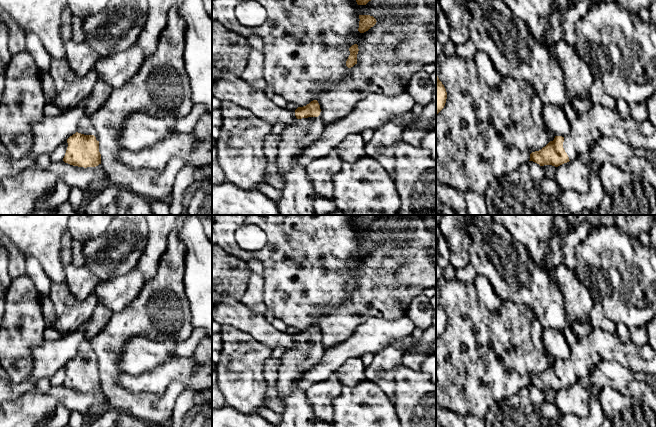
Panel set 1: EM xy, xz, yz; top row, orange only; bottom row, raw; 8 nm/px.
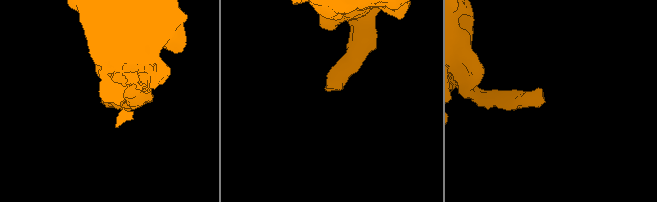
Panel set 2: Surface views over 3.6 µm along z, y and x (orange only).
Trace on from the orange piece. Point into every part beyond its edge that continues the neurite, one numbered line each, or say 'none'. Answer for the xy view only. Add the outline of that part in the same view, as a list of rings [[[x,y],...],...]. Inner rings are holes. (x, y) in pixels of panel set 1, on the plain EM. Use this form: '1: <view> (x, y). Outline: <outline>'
1: xy (85, 350). Outline: [[[85,340],[80,344],[76,356],[84,359],[94,359],[96,364],[99,365],[97,355],[95,354],[89,340]]]

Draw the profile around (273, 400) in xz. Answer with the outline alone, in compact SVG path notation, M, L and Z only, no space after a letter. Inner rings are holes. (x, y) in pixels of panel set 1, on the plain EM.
M268 387L265 396L265 405L278 414L281 414L284 411L281 395L276 387Z

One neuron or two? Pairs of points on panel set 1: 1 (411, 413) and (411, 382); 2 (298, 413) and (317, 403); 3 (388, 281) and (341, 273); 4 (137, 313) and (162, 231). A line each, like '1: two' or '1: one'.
1: one
2: two
3: one
4: two

